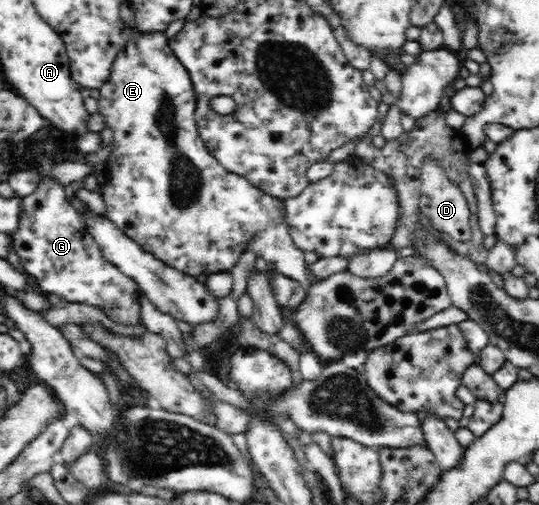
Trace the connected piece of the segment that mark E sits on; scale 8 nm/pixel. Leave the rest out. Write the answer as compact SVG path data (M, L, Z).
M133 32L125 48L118 53L114 59L114 64L110 69L110 77L99 88L98 112L105 121L105 128L113 130L112 145L113 151L106 160L110 171L110 177L104 184L99 185L98 189L102 193L102 198L106 207L106 216L117 224L117 227L123 233L136 241L147 253L152 253L157 259L164 261L169 267L175 268L181 273L191 276L198 276L200 273L219 273L219 271L229 271L245 253L245 249L250 249L256 257L265 259L276 267L276 271L283 275L299 281L303 287L307 288L317 282L314 279L314 273L310 272L310 266L305 261L302 249L299 249L293 242L289 233L288 225L285 221L285 211L283 209L283 200L275 198L270 194L265 194L263 190L255 187L247 178L238 173L227 171L223 165L213 157L208 150L205 142L199 134L195 119L195 90L191 83L191 76L187 68L183 67L181 60L173 53L169 45L169 38L164 32L151 32L147 35L141 35L139 32Z

